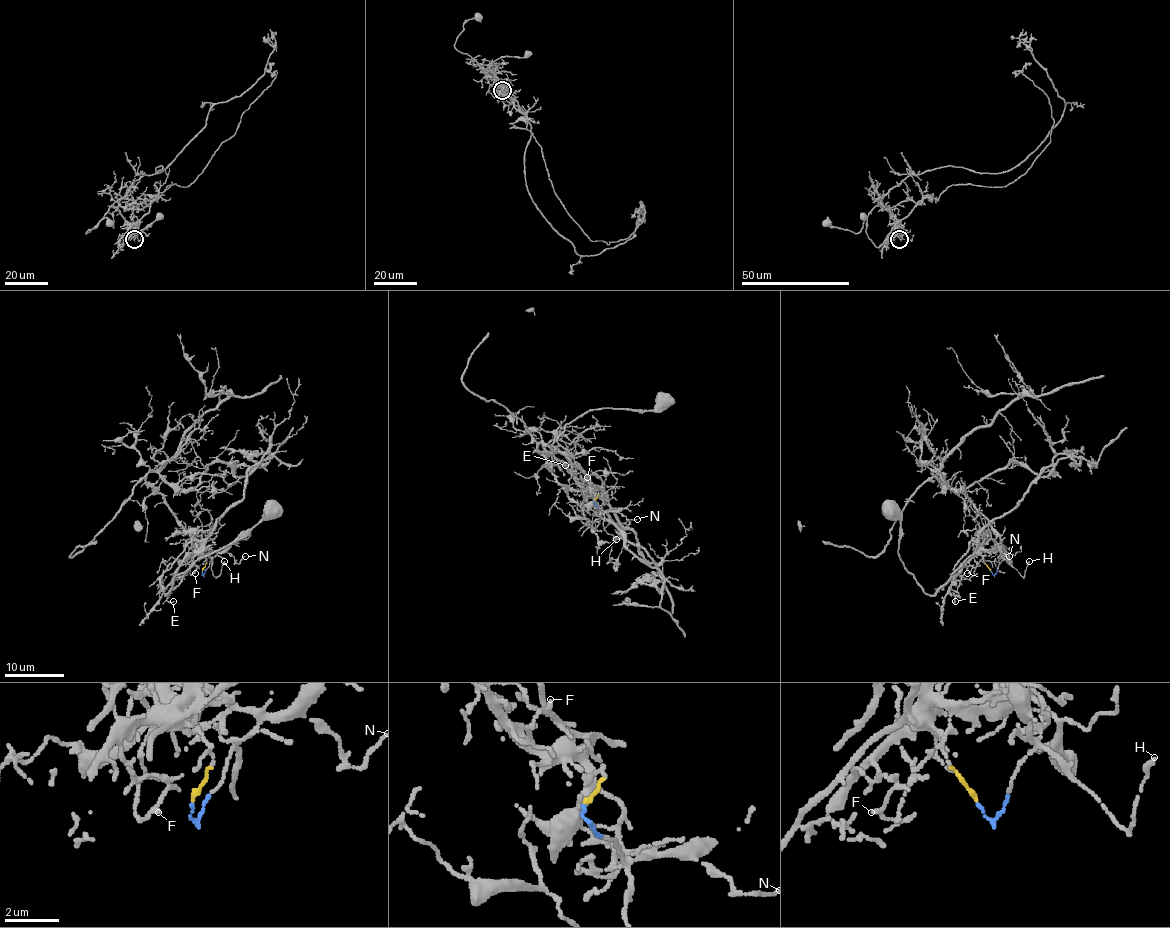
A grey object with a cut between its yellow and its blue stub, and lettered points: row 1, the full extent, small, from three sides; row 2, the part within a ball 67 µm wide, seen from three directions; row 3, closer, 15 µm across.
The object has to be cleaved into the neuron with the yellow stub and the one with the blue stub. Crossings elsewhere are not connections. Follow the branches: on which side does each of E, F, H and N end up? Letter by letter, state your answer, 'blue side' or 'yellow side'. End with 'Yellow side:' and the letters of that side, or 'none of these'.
E: yellow side
F: yellow side
H: blue side
N: blue side
Yellow side: E, F

